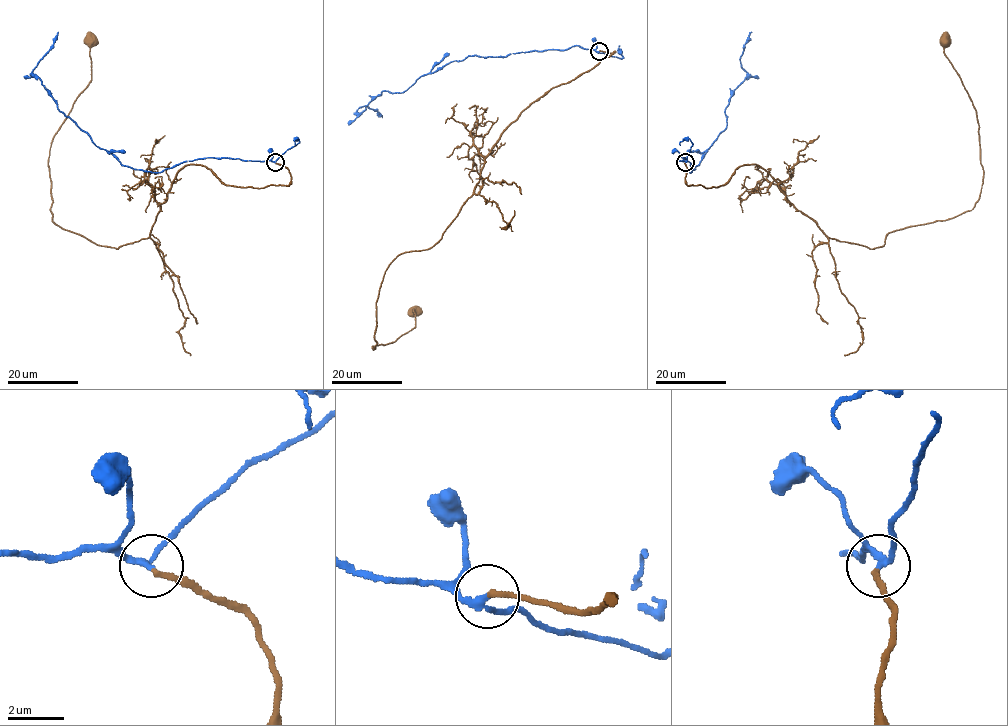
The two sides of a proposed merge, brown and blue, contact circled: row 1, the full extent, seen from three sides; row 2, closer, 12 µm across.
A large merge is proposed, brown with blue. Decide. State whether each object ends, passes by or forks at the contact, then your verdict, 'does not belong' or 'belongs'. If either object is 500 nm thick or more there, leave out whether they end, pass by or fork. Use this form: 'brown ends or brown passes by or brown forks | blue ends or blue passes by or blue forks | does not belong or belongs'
brown ends | blue passes by | belongs

